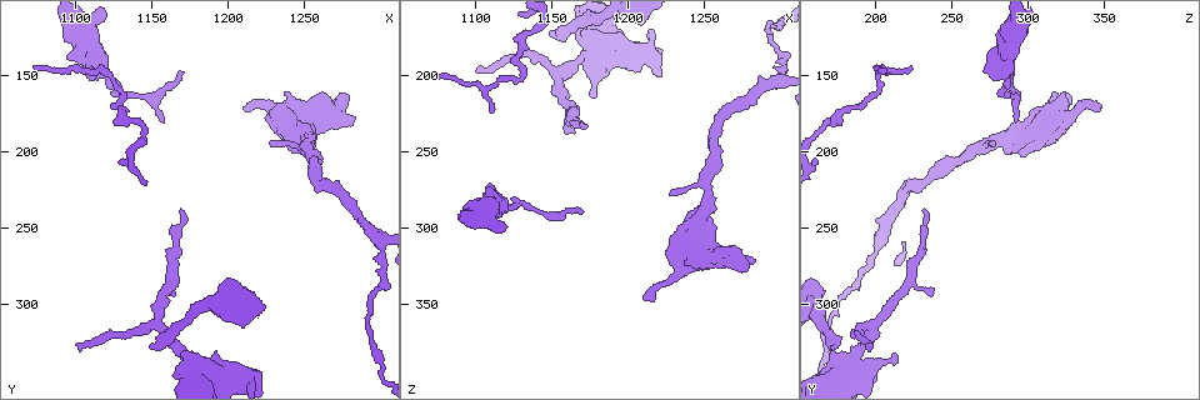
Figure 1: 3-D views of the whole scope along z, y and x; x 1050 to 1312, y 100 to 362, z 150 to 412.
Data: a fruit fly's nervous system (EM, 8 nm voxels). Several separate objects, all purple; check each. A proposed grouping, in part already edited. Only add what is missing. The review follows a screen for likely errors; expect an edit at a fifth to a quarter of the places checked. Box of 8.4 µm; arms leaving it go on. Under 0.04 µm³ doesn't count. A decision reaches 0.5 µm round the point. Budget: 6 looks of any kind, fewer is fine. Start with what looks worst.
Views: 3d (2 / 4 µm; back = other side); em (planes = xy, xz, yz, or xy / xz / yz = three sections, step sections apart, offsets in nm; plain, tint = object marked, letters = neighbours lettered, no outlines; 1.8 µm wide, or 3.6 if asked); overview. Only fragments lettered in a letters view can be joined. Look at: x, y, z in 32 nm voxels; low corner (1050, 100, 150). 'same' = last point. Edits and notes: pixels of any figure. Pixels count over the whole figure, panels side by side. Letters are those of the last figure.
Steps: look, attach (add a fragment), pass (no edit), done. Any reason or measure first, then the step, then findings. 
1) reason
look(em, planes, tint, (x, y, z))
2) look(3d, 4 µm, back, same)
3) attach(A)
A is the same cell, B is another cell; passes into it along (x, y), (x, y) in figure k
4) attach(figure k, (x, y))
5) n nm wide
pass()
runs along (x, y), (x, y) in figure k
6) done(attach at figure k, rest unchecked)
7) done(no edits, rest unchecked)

end of a long branch
look(em, planes, letters, (1146, 328, 172))

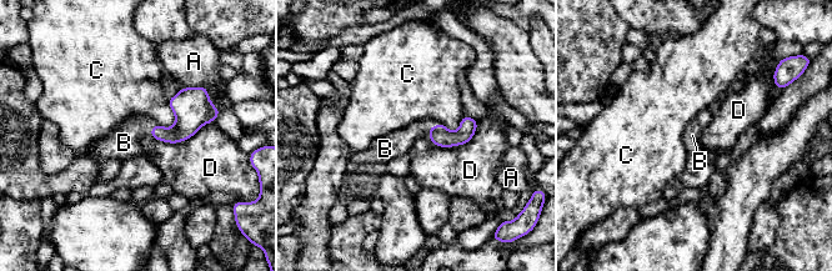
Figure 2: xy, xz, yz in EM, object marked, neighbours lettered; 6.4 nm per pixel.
attach(B)
B is the same cell, A, C and D are other cells; passes into it along (440, 135), (429, 129), (396, 144) in figure 2; it goes on there

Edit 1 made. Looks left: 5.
branch stops here
look(em, planes, letters, (1170, 148, 290))

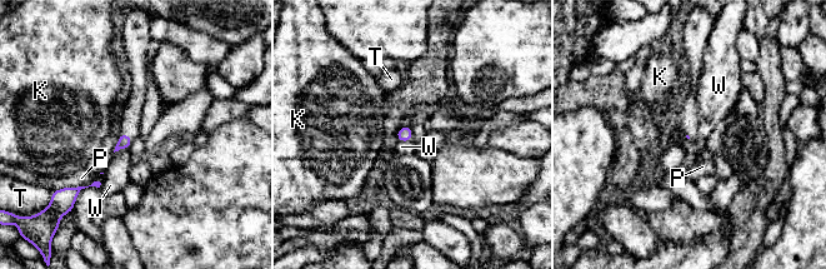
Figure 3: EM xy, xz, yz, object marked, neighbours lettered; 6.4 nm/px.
P touches over 260 nm
pass()
K, P, T and W are other cells; border along (128, 147), (120, 148), (114, 153) in figure 3; no lettered fragment goes on from it

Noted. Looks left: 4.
stops while still wide
look(em, planes, plain, (1224, 346, 202))

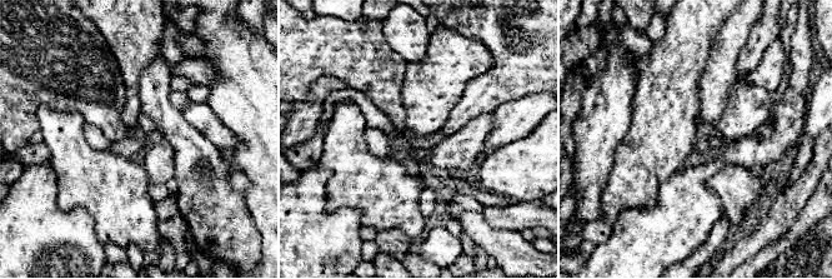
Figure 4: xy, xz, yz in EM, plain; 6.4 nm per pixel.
see the neighbours
look(em, planes, letters, same)

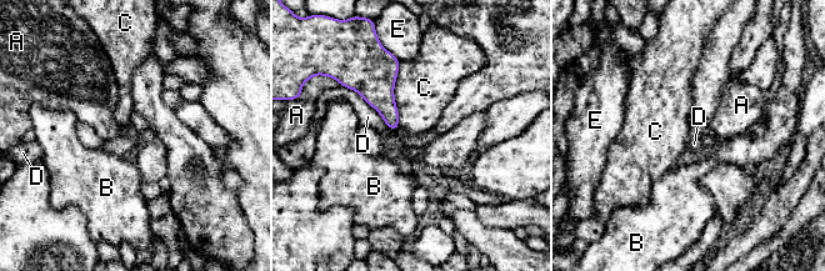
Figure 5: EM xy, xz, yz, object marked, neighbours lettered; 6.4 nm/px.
pass()
A, B, C, D and E are other cells; border along (401, 64), (394, 88), (398, 128) in figure 5; none of them fits

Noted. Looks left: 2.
done(attach at figure 2, rest unchecked)

